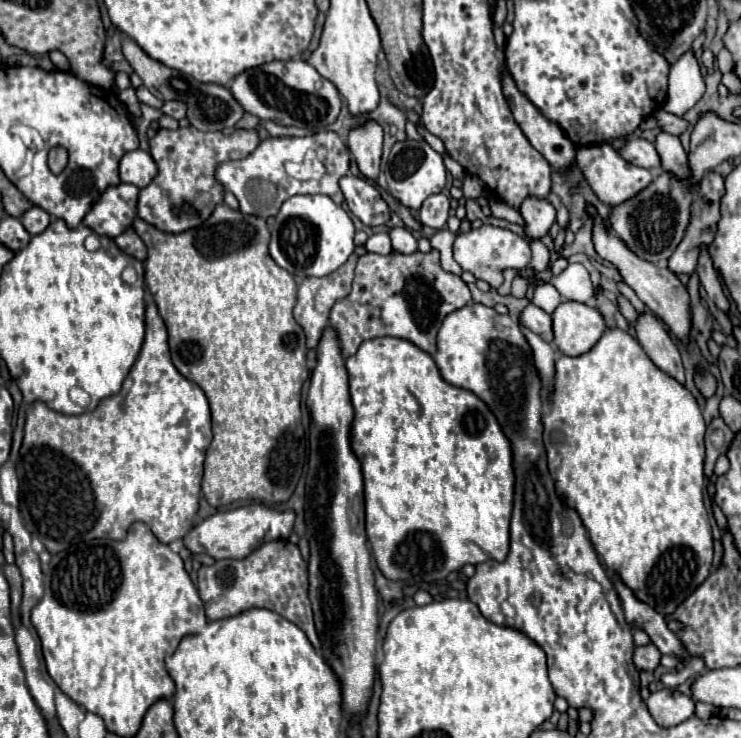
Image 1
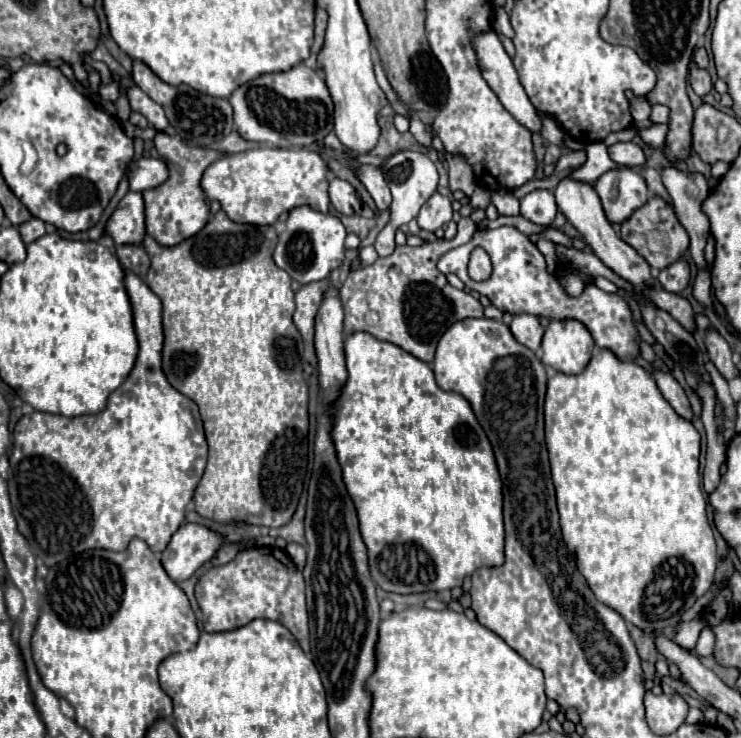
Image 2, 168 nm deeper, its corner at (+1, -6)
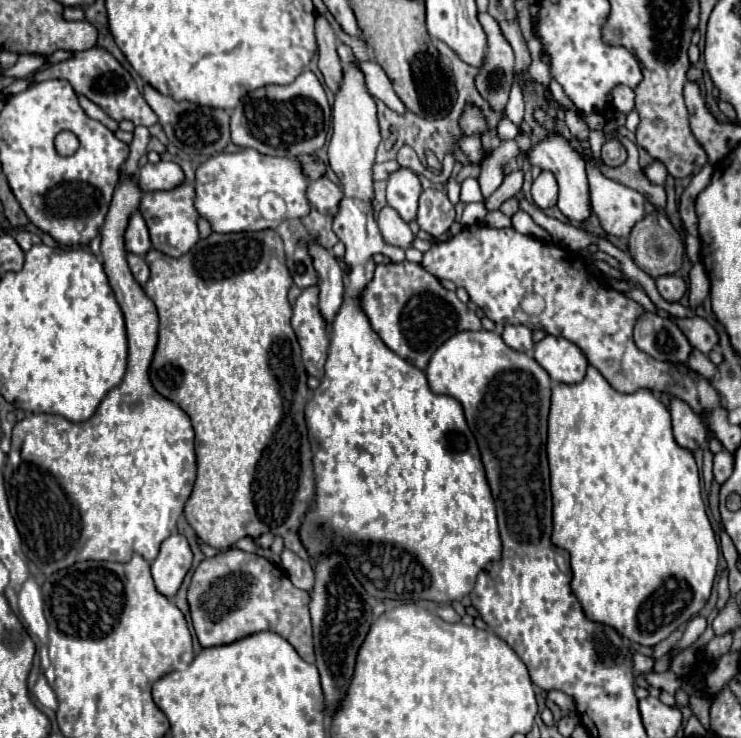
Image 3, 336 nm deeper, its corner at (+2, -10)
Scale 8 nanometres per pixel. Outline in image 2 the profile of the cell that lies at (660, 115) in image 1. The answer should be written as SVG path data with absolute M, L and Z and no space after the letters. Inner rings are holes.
M629 96L629 100L633 102L633 106L631 106L631 114L633 114L633 120L635 120L635 126L637 126L639 130L653 126L653 122L651 122L651 106L649 106L649 102L647 102L645 98L635 98L635 96Z

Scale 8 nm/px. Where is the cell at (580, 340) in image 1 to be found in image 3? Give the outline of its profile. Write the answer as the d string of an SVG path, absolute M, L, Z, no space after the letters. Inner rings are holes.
M546 336L534 348L534 360L550 374L554 382L578 384L588 368L580 348L564 338Z

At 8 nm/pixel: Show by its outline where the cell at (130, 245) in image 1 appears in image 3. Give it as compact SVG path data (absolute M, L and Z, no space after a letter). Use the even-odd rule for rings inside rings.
M128 254L128 266L130 266L134 278L138 280L138 284L144 286L148 280L148 264L144 262L144 258L138 254Z

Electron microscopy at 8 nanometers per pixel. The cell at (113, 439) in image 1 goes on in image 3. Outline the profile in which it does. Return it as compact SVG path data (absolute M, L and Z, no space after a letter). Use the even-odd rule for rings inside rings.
M122 178L100 230L104 272L122 308L128 332L128 368L122 382L106 394L94 416L86 422L70 422L58 414L30 414L20 420L12 432L12 450L4 468L8 504L22 536L24 554L46 576L84 560L128 562L132 554L140 554L152 562L158 556L160 544L176 528L196 480L194 430L190 418L174 402L156 394L148 382L148 366L158 342L158 314L154 302L132 278L124 250L124 230L130 216L138 212L140 198L142 190L136 178Z

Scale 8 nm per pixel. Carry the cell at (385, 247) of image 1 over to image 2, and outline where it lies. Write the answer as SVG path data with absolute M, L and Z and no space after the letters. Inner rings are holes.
M399 150L395 152L385 166L381 168L385 182L391 190L393 202L391 202L391 220L389 224L379 232L377 240L375 240L375 250L379 256L389 256L395 250L395 232L401 224L417 218L421 206L437 192L437 182L439 182L439 174L437 174L437 166L429 160L429 156L415 152L415 150Z

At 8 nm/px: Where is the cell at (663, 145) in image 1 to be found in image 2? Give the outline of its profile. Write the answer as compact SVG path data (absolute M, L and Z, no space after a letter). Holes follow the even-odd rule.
M665 166L661 170L661 178L663 178L663 184L673 200L673 208L675 208L675 214L679 218L679 222L683 224L683 228L687 230L689 238L691 238L691 244L689 244L689 252L691 252L691 258L693 262L697 264L697 268L703 268L707 270L707 260L705 260L705 244L707 244L707 236L709 236L709 218L705 216L703 212L703 202L705 198L709 196L709 186L707 186L707 180L703 174L699 172L683 172L675 166Z

